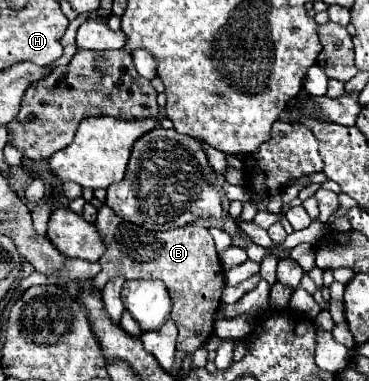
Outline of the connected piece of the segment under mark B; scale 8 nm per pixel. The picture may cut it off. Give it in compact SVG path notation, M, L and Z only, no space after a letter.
M106 204L98 210L94 224L106 244L106 252L100 258L102 272L94 278L100 292L110 278L162 278L172 298L172 320L178 326L178 344L182 352L194 352L208 342L214 334L214 318L220 308L220 296L224 288L224 270L220 268L214 238L208 228L180 226L166 232L148 232L136 224L126 224Z

